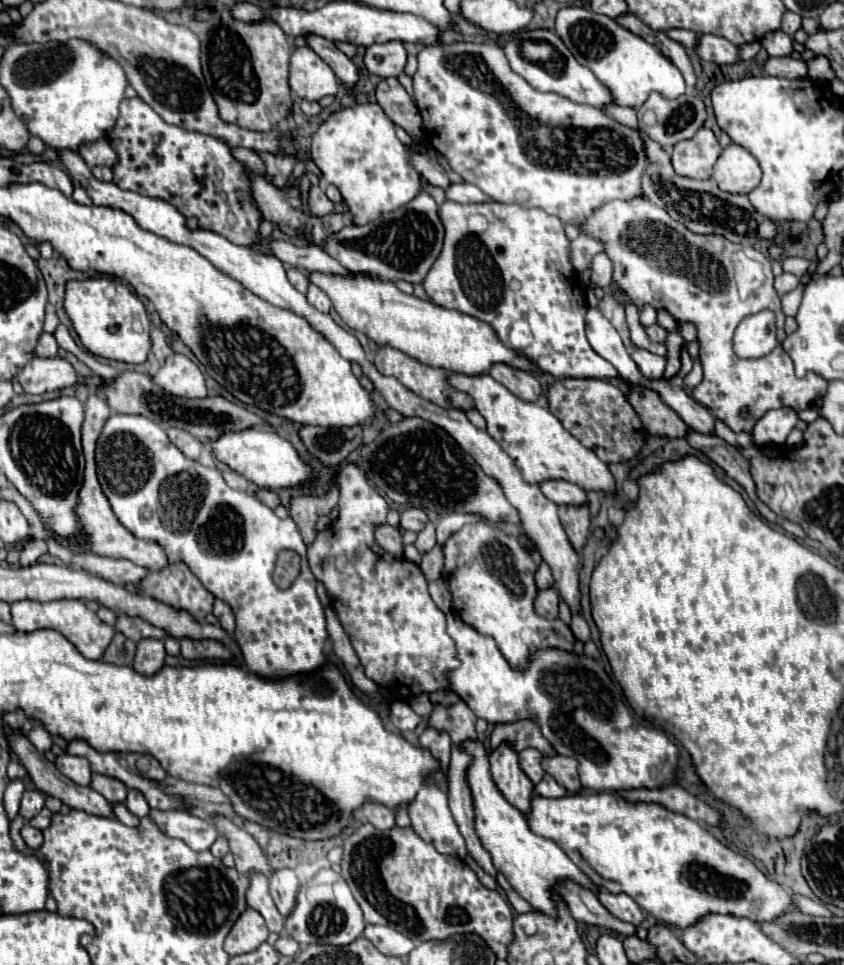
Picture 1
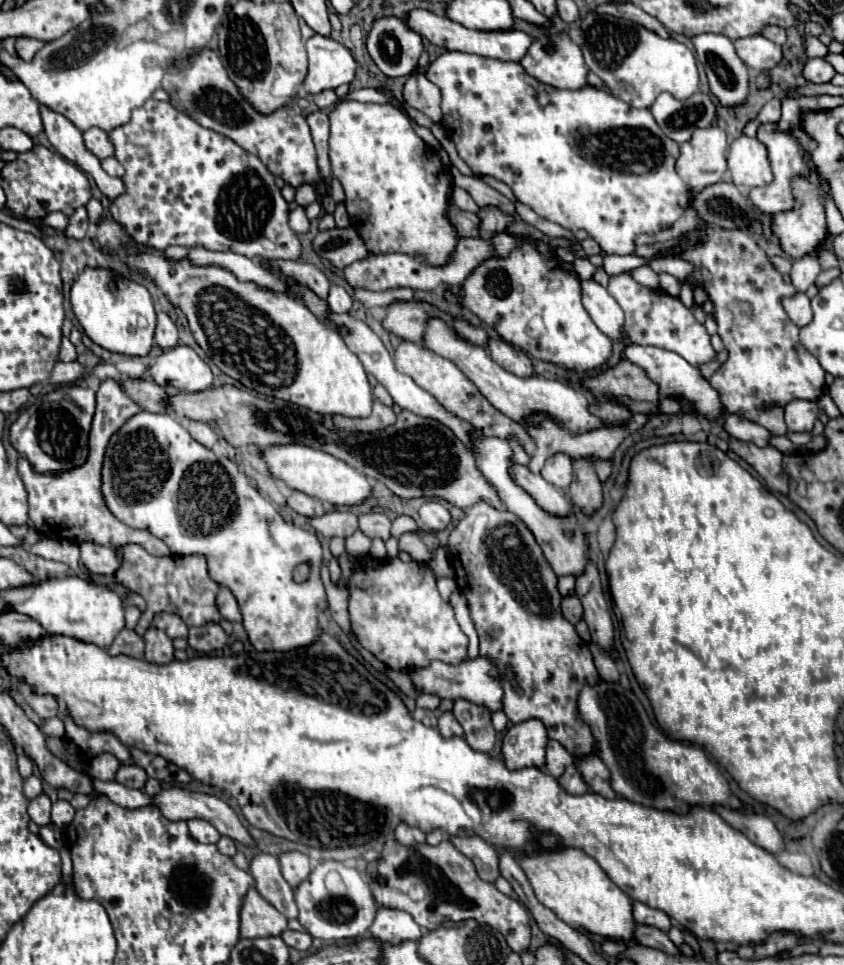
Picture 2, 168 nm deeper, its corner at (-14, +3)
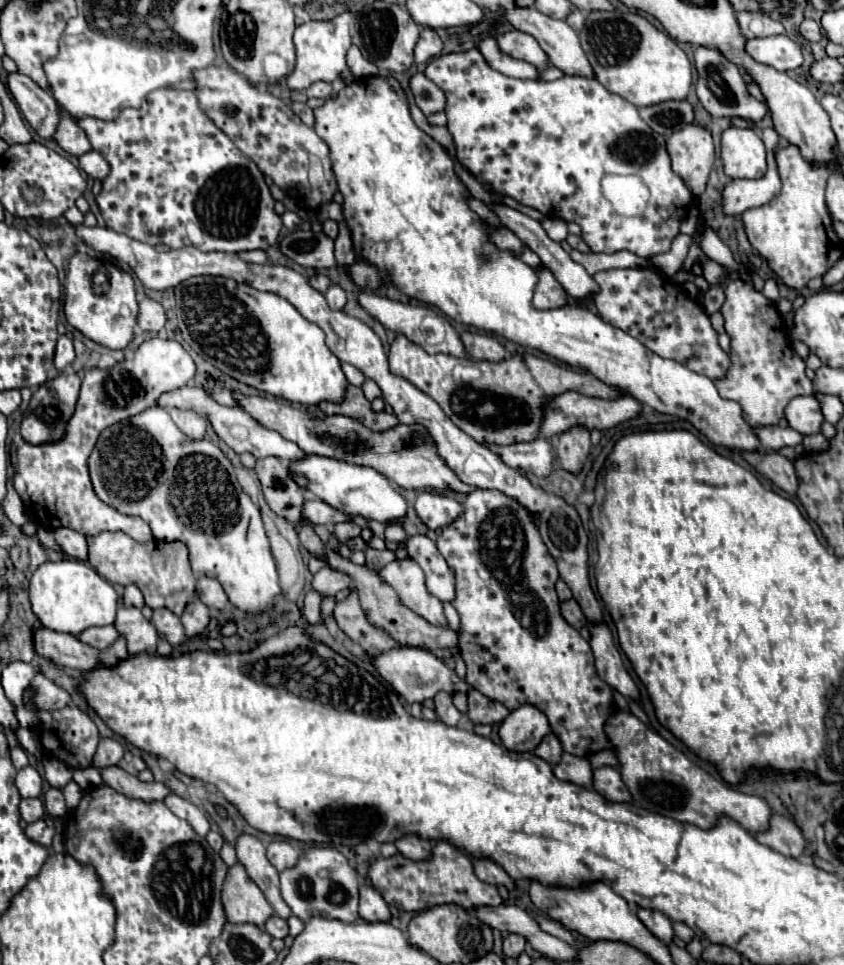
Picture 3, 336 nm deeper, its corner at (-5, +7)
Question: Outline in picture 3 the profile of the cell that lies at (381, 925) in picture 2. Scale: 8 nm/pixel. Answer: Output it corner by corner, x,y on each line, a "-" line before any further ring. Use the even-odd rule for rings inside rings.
367,883
359,887
359,917
365,921
387,921
391,917
381,893

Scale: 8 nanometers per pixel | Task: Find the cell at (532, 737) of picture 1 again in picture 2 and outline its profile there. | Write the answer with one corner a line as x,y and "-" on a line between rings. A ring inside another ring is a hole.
486,503
470,507
452,529
448,537
450,553
454,559
454,577
460,593
468,599
470,617
476,625
480,637
480,653
490,657
498,665
512,665
516,683
522,687
522,695
514,693
510,687
504,689
504,713
512,723
522,723
528,719
538,719
544,723
548,737
558,741
568,749
572,757
586,757
594,751
594,739
582,721
578,721
576,697
584,681
594,685
600,675
594,667
592,653
582,649
584,641
576,633
574,625
566,621
560,613
562,595
556,589
556,573
550,563
544,559
540,545
528,527
510,511
498,511

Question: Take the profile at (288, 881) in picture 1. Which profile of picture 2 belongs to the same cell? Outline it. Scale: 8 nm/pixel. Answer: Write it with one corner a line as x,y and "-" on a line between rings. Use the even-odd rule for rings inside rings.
288,851
280,855
280,867
282,867
282,875
288,881
288,885
292,889
296,889
300,885
300,881
304,881
310,875
310,859
300,853
300,851

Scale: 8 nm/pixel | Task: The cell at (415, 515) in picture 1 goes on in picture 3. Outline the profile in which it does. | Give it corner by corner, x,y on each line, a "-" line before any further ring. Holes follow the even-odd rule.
423,491
415,501
415,511
429,529
441,529
455,521
463,513
463,507
447,495

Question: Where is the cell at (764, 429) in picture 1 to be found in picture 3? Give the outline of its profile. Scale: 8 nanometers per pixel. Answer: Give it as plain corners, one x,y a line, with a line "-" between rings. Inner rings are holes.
815,395
791,399
785,409
785,417
787,417
789,425
795,431
799,431
801,435
821,433
821,425
825,421
823,413
821,413
821,403

